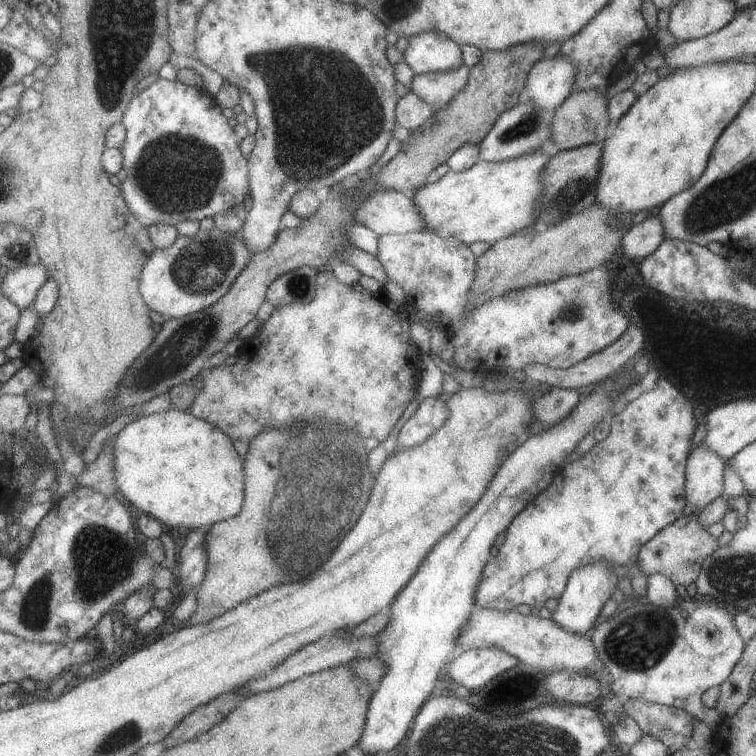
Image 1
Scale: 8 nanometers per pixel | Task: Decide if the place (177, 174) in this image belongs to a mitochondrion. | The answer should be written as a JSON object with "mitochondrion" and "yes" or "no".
{"mitochondrion":"yes"}

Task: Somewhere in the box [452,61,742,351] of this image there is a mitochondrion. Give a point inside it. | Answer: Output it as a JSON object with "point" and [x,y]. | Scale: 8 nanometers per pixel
{"point":[574,310]}

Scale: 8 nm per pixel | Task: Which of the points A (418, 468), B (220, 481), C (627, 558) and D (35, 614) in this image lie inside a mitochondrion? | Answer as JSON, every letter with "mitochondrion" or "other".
{"A":"other","B":"other","C":"other","D":"mitochondrion"}

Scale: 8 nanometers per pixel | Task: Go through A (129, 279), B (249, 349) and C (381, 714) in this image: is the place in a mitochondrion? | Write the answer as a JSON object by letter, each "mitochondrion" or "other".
{"A":"other","B":"other","C":"other"}

